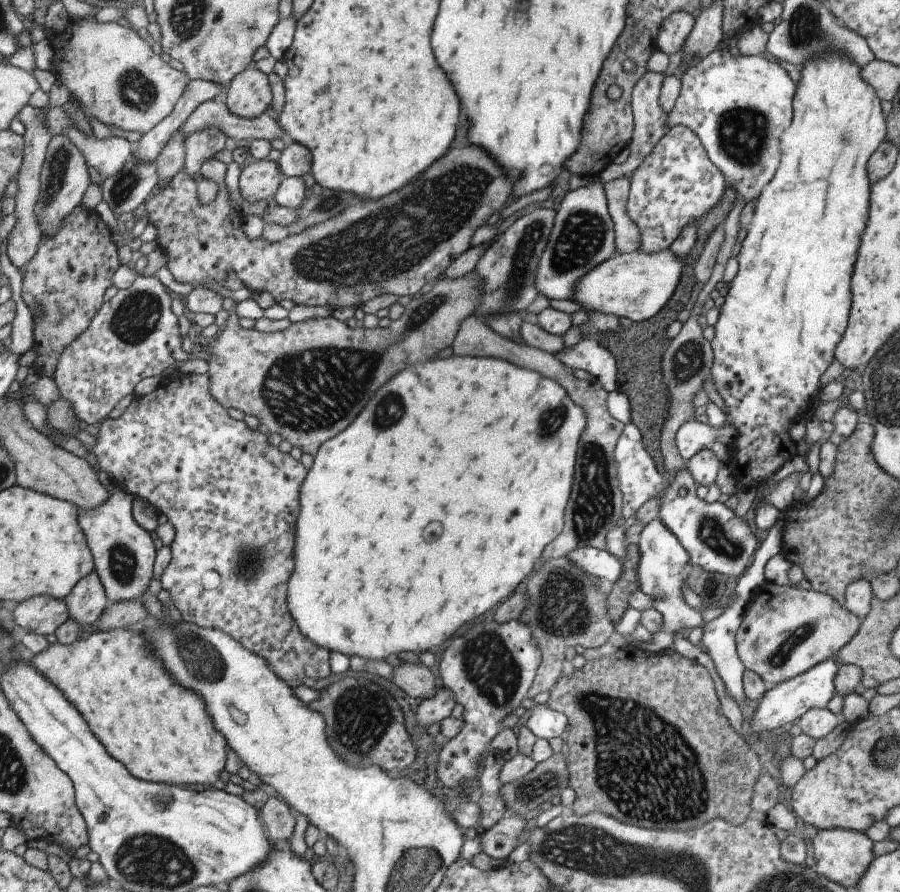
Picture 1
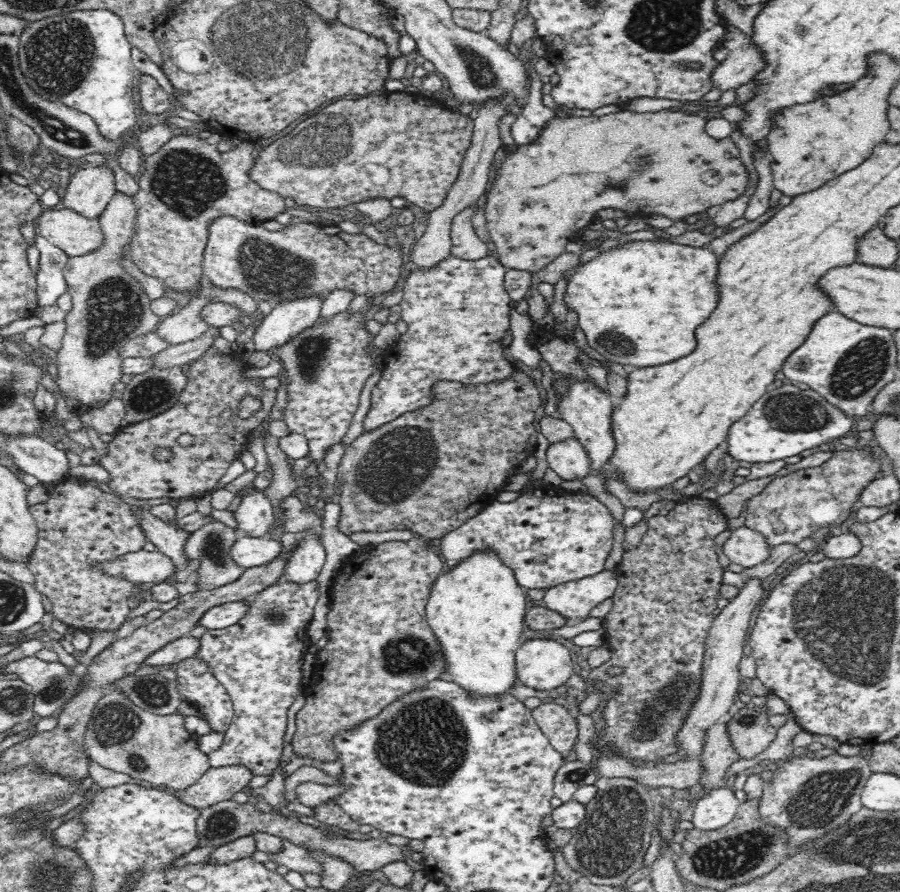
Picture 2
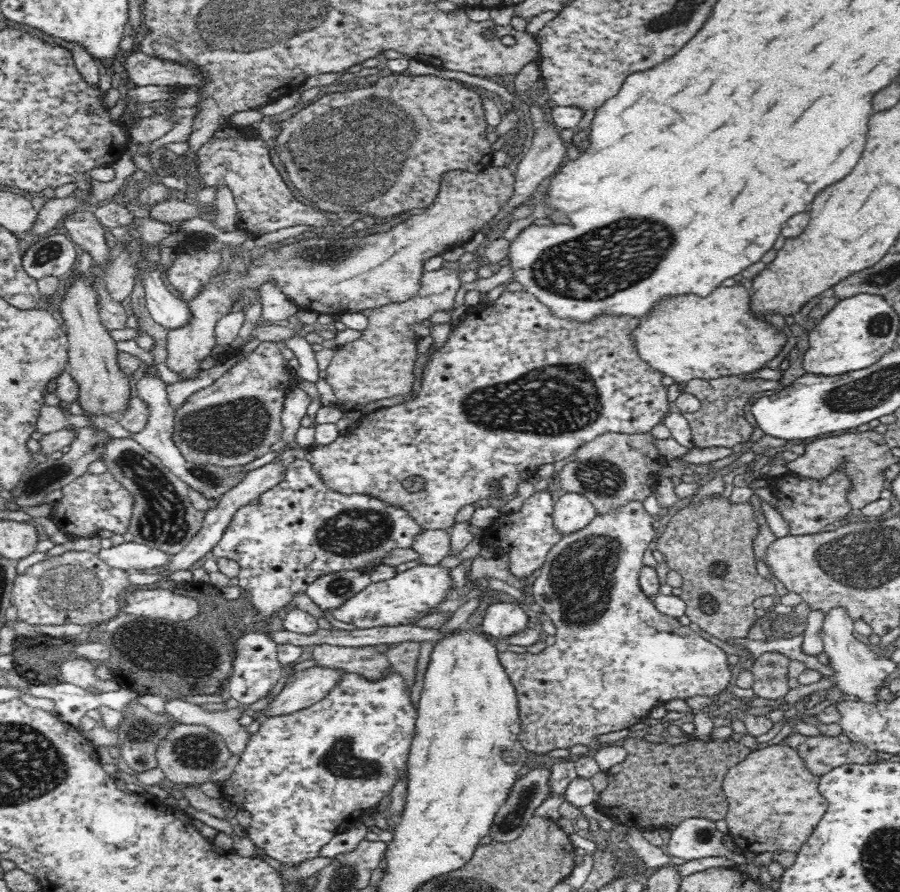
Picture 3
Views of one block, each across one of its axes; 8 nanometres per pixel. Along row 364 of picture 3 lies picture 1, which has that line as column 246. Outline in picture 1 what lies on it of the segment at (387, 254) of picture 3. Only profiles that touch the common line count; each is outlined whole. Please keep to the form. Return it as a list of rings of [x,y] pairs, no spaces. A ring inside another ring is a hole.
[[[255,160],[241,170],[239,190],[242,198],[252,204],[270,200],[285,178],[276,161]]]

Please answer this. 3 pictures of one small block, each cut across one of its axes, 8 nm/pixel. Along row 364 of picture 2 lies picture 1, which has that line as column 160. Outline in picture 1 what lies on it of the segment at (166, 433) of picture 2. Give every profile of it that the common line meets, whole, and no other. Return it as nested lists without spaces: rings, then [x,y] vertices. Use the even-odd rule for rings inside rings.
[[[464,146],[464,148],[450,148],[446,156],[438,158],[434,162],[434,166],[430,166],[430,170],[426,170],[424,174],[420,174],[418,178],[409,182],[406,186],[399,188],[397,191],[391,192],[390,194],[384,195],[379,199],[366,199],[358,201],[356,204],[349,206],[346,210],[340,212],[336,216],[325,220],[324,222],[310,225],[306,227],[302,232],[296,232],[292,235],[288,235],[286,238],[279,240],[278,242],[270,242],[263,236],[260,238],[255,238],[252,240],[246,236],[243,229],[243,224],[239,221],[239,213],[235,212],[232,205],[230,205],[230,195],[228,194],[228,189],[226,188],[226,183],[224,182],[226,167],[224,163],[215,157],[209,158],[199,170],[199,174],[204,178],[209,178],[214,180],[219,186],[219,193],[216,200],[212,204],[201,205],[199,203],[199,198],[196,192],[195,178],[189,175],[186,171],[180,170],[180,172],[162,188],[157,189],[144,203],[147,218],[149,222],[156,226],[157,228],[157,239],[158,245],[163,250],[163,252],[168,256],[167,267],[171,272],[171,276],[174,280],[178,282],[187,282],[191,285],[198,286],[202,284],[203,286],[208,286],[214,282],[223,281],[228,276],[228,272],[232,270],[236,274],[237,278],[244,282],[245,286],[252,290],[253,293],[259,292],[269,292],[276,303],[281,300],[293,300],[296,304],[305,304],[306,306],[330,306],[334,309],[343,309],[347,306],[354,306],[355,308],[363,307],[368,300],[374,298],[375,296],[382,296],[382,294],[396,294],[396,296],[406,296],[406,294],[411,294],[417,297],[422,288],[430,282],[436,281],[436,278],[443,274],[445,270],[450,266],[450,263],[460,254],[463,253],[469,246],[470,240],[474,231],[486,224],[486,220],[498,212],[499,208],[504,206],[506,200],[511,195],[510,190],[512,190],[512,182],[508,180],[508,176],[504,174],[502,166],[498,162],[494,162],[486,150],[478,148],[478,146]]]

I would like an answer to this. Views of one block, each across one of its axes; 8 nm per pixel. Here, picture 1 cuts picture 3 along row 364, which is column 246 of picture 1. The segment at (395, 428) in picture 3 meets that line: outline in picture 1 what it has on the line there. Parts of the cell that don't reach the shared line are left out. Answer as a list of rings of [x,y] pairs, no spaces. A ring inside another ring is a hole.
[[[181,374],[175,379],[168,379],[165,386],[160,384],[158,390],[147,395],[134,398],[124,413],[116,419],[106,418],[100,426],[98,443],[93,452],[98,458],[96,468],[112,476],[115,485],[128,491],[131,495],[145,499],[159,513],[166,514],[168,523],[175,530],[174,542],[171,548],[171,562],[161,577],[161,587],[168,590],[170,601],[180,610],[182,619],[200,629],[218,629],[237,640],[246,650],[262,657],[270,667],[284,681],[302,680],[303,678],[328,678],[330,676],[330,653],[326,647],[318,646],[314,641],[307,639],[295,623],[295,618],[287,605],[287,584],[294,572],[294,536],[297,520],[301,511],[301,486],[307,477],[307,468],[295,460],[289,452],[282,452],[277,446],[268,441],[270,433],[264,428],[249,428],[244,421],[230,417],[228,409],[222,407],[209,393],[208,374]]]

